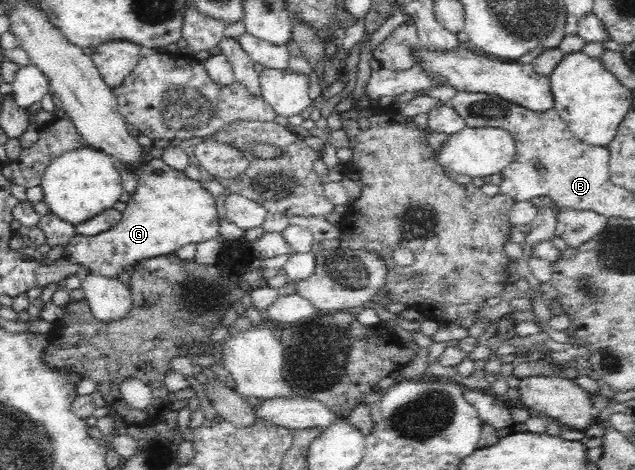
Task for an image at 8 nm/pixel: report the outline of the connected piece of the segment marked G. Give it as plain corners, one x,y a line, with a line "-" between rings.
154,158
142,168
124,168
136,176
138,186
122,212
122,221
111,230
95,236
76,233
61,254
68,262
81,266
87,273
116,280
122,272
134,271
144,260
170,255
187,244
220,240
221,220
216,200
203,184
172,170
161,159

